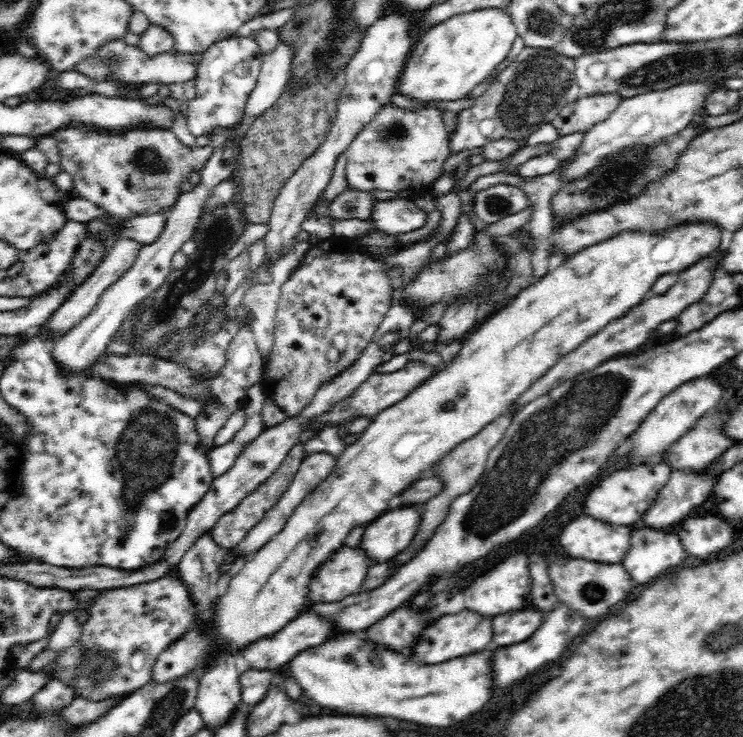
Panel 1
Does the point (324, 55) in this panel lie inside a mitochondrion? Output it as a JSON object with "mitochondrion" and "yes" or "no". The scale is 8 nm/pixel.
{"mitochondrion":"yes"}

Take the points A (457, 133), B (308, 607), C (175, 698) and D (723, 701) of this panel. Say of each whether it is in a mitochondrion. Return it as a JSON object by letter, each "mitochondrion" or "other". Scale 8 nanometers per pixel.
{"A":"other","B":"other","C":"mitochondrion","D":"mitochondrion"}

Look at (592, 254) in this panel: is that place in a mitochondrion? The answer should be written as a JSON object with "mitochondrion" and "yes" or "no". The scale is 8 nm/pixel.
{"mitochondrion":"no"}

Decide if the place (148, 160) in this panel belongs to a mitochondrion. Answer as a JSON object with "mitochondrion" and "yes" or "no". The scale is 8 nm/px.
{"mitochondrion":"yes"}

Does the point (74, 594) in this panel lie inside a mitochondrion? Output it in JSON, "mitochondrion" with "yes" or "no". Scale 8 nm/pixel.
{"mitochondrion":"no"}

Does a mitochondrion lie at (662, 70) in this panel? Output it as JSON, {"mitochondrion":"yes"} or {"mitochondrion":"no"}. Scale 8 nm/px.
{"mitochondrion":"yes"}

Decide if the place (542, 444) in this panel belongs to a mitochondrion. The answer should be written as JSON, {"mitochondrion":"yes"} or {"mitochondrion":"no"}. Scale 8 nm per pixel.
{"mitochondrion":"yes"}

